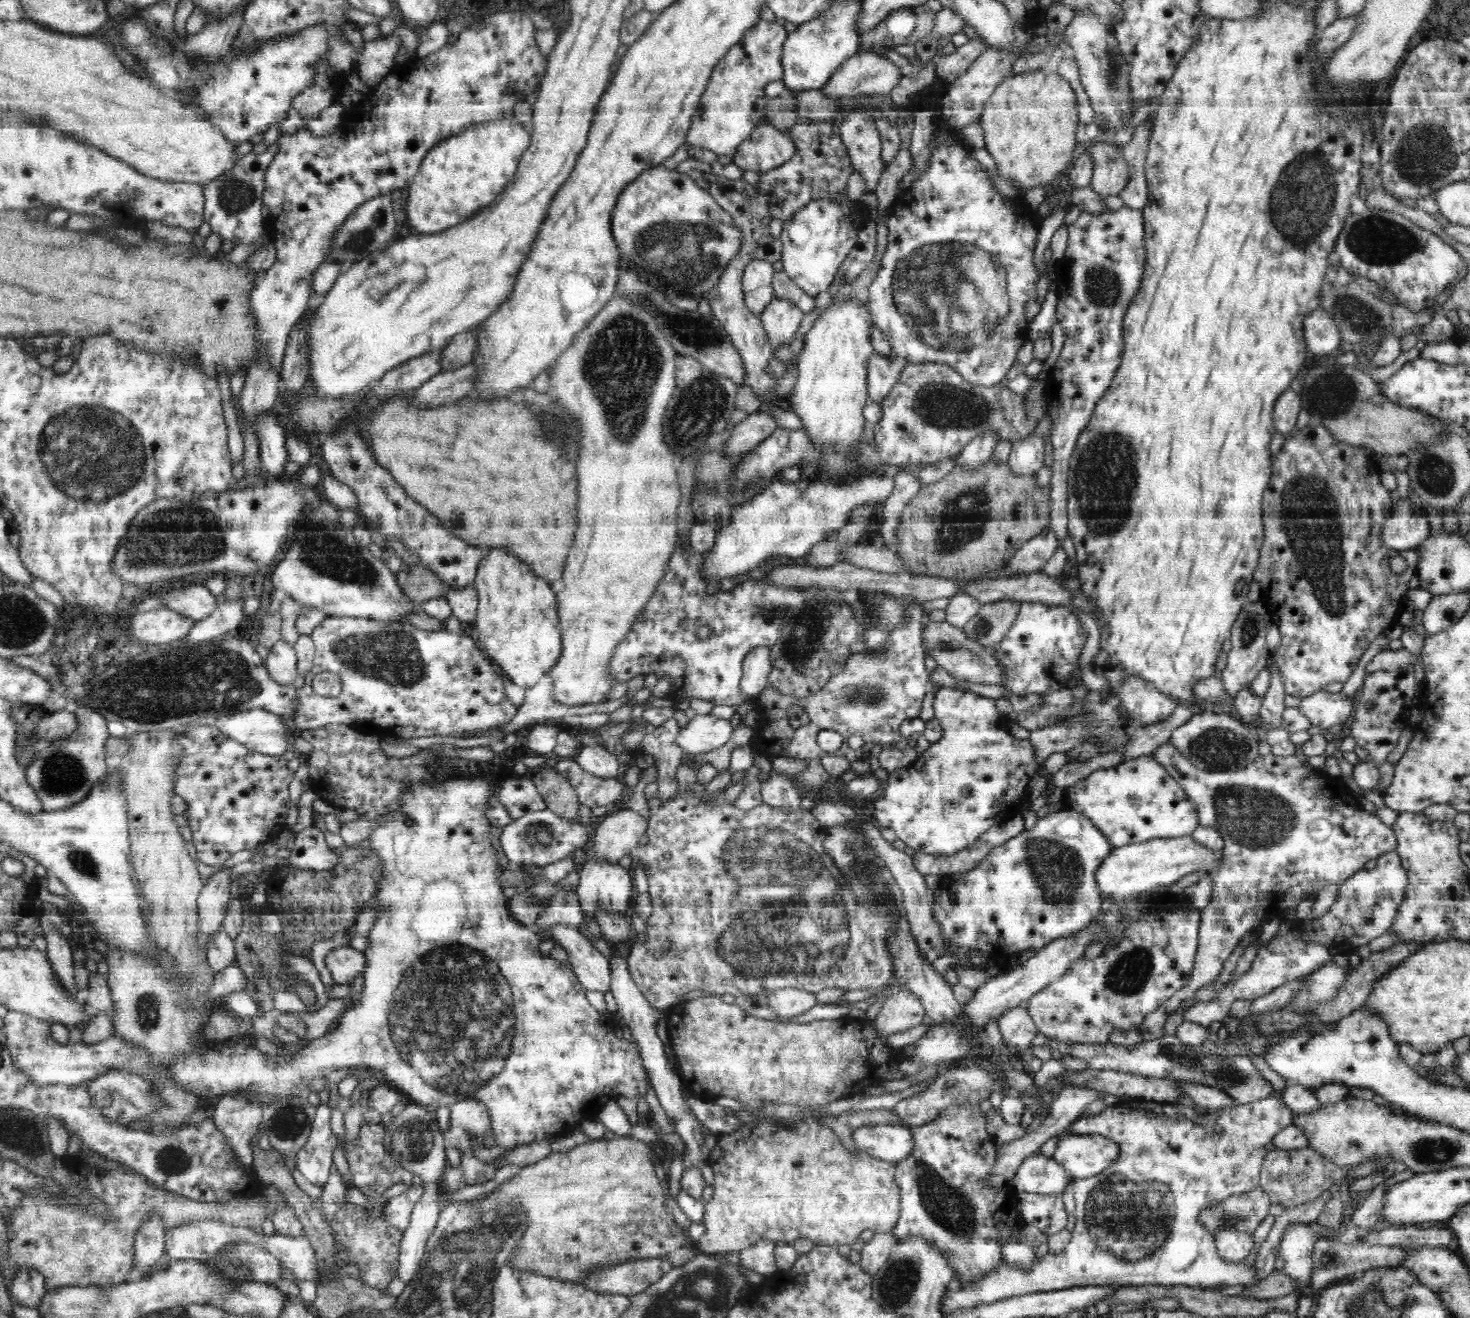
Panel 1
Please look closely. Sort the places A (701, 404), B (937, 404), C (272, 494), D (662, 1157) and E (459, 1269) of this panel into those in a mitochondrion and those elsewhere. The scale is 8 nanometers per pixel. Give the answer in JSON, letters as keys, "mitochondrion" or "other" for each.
{"A":"mitochondrion","B":"mitochondrion","C":"other","D":"other","E":"mitochondrion"}

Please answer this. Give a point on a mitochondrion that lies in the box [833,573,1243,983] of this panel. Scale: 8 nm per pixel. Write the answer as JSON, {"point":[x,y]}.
{"point":[1056,868]}

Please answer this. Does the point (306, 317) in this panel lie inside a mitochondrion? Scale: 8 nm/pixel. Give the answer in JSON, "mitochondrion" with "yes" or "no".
{"mitochondrion":"no"}

